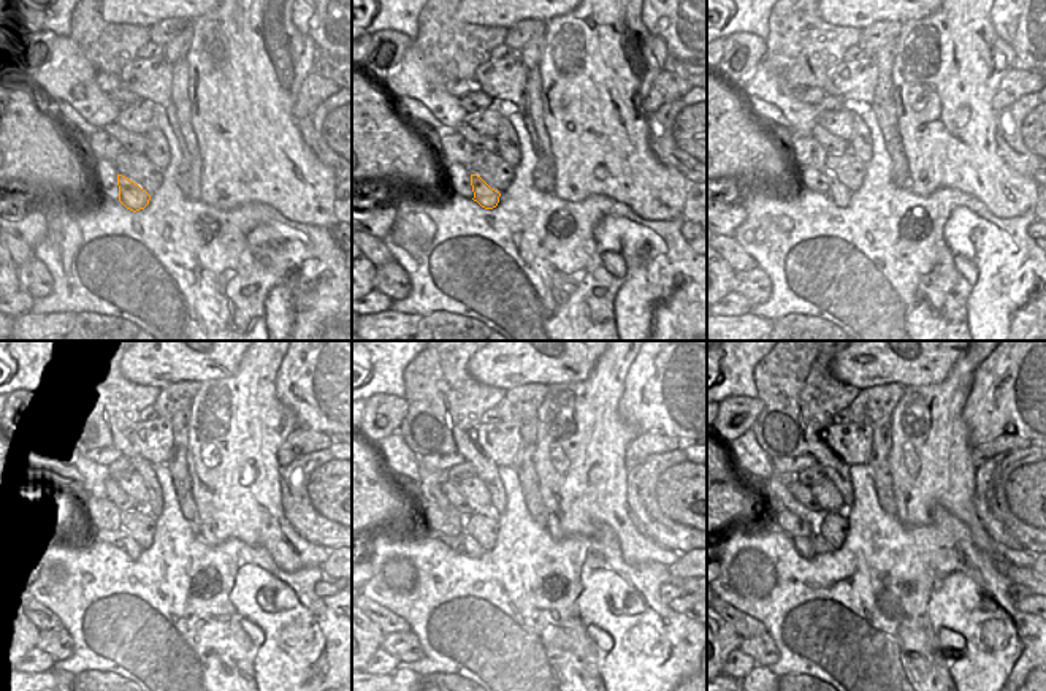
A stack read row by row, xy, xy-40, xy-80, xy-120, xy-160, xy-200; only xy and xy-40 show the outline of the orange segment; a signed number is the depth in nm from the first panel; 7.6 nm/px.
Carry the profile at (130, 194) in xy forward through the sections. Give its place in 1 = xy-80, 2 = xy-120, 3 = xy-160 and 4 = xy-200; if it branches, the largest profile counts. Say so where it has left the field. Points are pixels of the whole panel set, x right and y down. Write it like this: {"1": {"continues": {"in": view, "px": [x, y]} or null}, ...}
{"1": {"continues": {"in": "xy-80", "px": [840, 195]}}, "2": {"continues": {"in": "xy-120", "px": [125, 542]}}, "3": {"continues": {"in": "xy-160", "px": [469, 547]}}, "4": {"continues": {"in": "xy-200", "px": [820, 545]}}}

